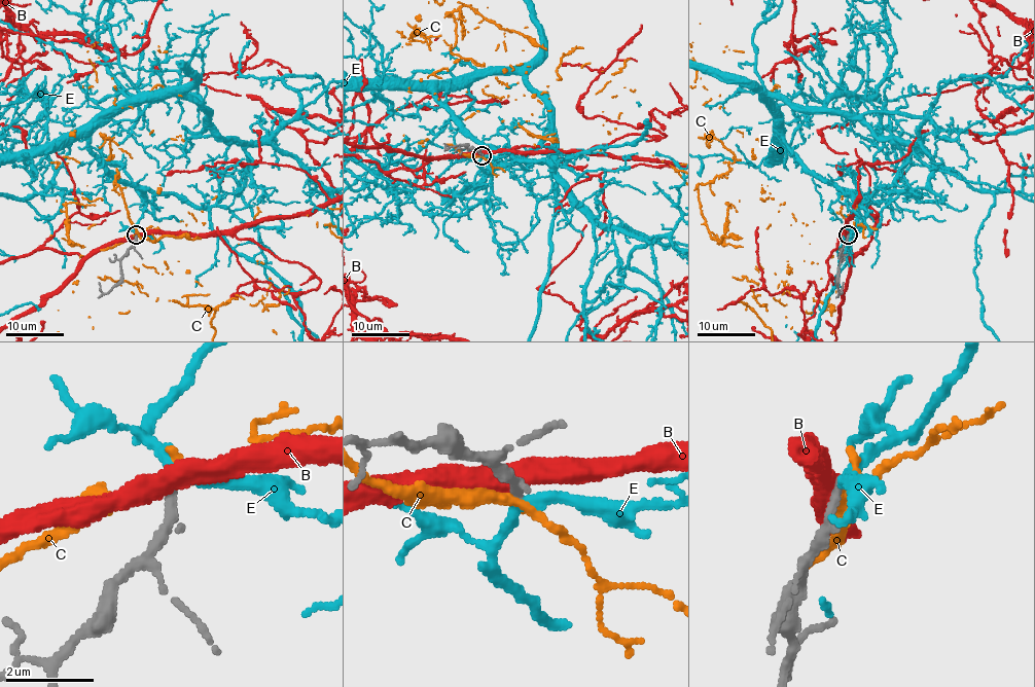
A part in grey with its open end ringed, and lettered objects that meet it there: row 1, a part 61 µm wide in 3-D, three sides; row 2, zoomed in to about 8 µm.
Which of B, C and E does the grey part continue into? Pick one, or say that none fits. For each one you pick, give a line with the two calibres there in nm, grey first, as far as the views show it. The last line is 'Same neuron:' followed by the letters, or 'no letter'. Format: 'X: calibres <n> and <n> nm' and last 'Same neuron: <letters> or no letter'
E: calibres 240 and 280 nm
Same neuron: E

